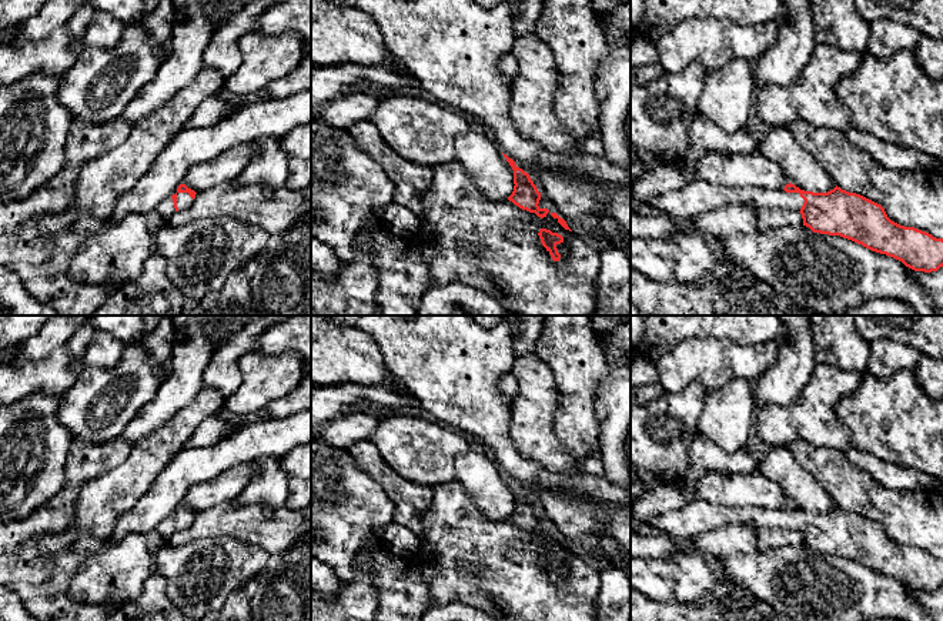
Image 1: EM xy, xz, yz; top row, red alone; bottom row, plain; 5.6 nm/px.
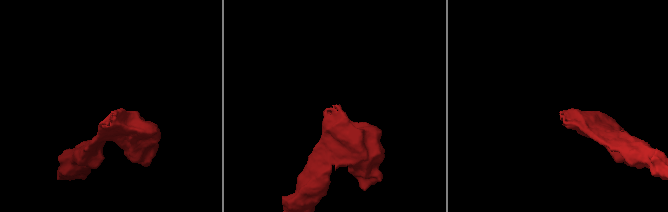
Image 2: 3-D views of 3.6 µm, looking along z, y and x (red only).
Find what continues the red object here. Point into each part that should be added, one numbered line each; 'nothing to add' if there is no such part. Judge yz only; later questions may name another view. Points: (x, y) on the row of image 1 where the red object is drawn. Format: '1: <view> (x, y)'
1: yz (699, 196)

